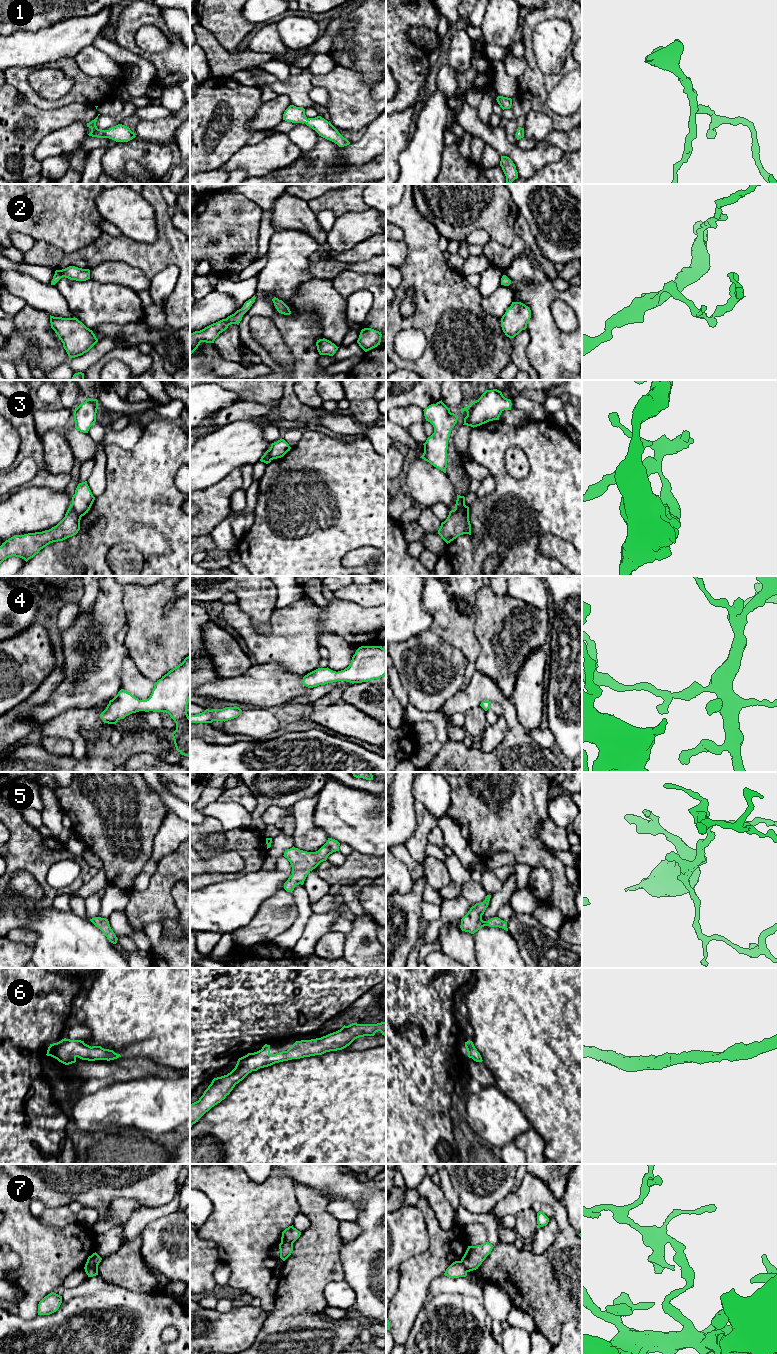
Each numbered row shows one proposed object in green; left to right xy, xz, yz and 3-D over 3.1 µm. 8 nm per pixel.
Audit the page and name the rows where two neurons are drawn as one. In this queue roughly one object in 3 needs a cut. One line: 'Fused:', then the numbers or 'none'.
Fused: 3, 7

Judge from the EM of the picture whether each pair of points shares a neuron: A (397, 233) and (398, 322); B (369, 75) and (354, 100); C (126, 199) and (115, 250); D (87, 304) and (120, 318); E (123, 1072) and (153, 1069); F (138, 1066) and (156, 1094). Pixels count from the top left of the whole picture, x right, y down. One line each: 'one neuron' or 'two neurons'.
A: two neurons
B: two neurons
C: two neurons
D: one neuron
E: one neuron
F: two neurons

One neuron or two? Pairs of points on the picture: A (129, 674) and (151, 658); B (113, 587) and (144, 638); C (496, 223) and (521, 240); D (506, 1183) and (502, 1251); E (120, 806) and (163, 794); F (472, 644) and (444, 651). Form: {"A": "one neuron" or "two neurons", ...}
{"A": "two neurons", "B": "two neurons", "C": "two neurons", "D": "two neurons", "E": "two neurons", "F": "two neurons"}

